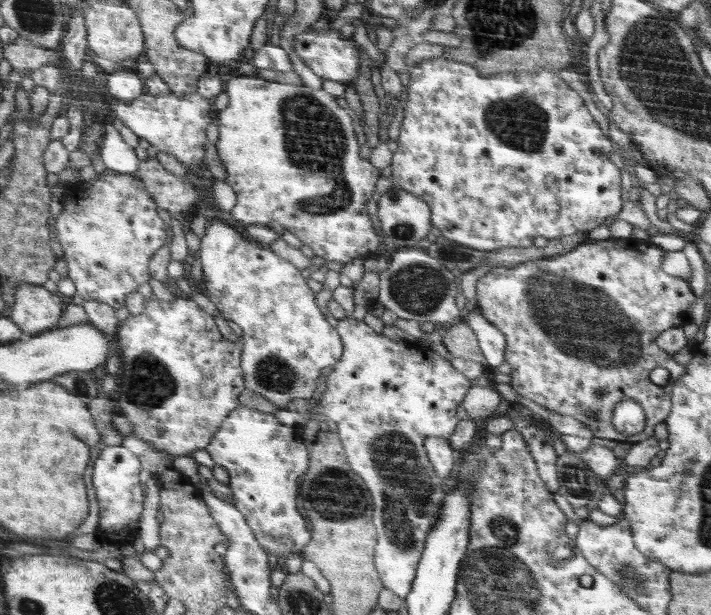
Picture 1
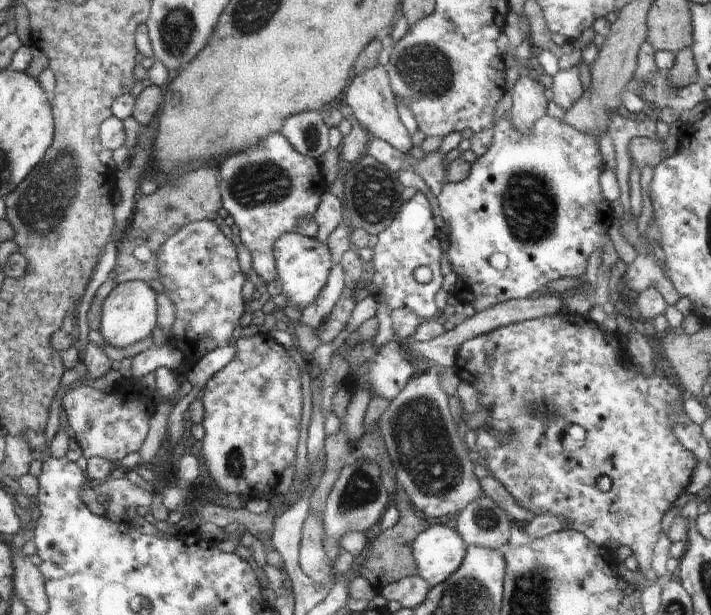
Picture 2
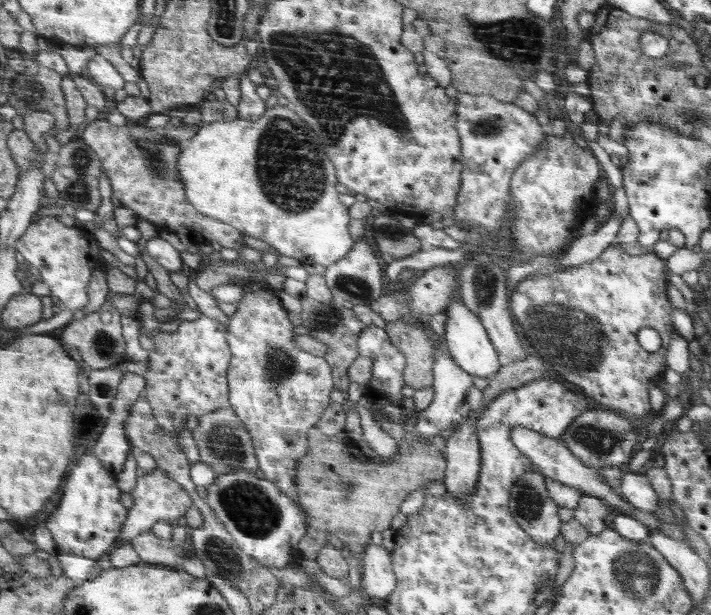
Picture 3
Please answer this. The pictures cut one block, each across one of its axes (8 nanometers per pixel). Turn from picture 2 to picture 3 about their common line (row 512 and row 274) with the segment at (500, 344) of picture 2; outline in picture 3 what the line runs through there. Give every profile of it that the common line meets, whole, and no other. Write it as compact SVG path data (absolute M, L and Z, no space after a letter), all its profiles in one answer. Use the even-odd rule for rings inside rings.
M618 245L607 246L600 257L592 262L578 264L566 271L544 274L538 272L518 284L512 292L511 310L525 336L530 350L540 357L568 386L580 386L588 398L602 404L606 410L638 418L651 416L648 395L649 384L661 381L660 375L667 370L667 357L672 341L675 340L673 306L666 288L668 268L665 260L654 253L630 255ZM642 328L652 328L660 334L662 348L654 352L644 350L636 335Z

